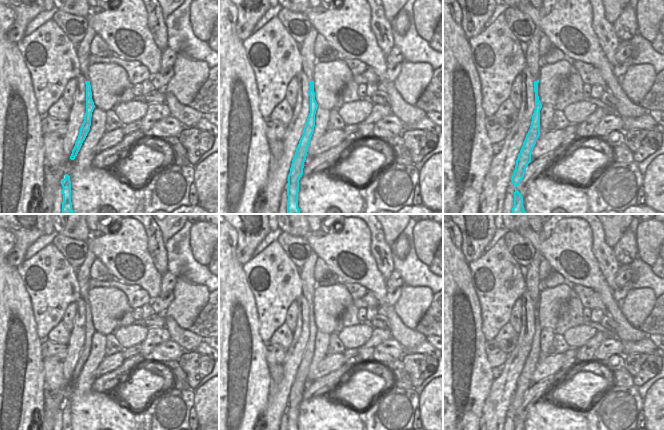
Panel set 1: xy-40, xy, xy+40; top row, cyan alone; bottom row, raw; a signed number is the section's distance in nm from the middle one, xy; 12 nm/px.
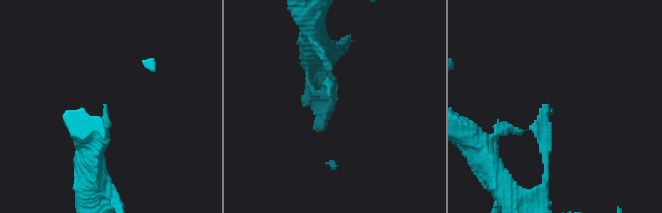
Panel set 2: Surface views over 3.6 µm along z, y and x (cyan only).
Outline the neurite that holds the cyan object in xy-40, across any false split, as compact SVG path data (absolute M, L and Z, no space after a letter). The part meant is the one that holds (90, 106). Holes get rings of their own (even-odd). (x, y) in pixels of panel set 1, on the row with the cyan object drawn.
M85 81L85 84L86 84L86 113L84 115L84 121L80 128L80 133L78 135L78 138L75 142L75 146L72 150L72 154L70 156L71 160L74 160L75 157L77 156L77 154L82 146L82 143L85 140L85 138L90 130L92 112L95 108L94 102L92 100L90 81Z

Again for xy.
M309 81L310 89L308 94L310 96L310 113L304 127L303 135L296 148L295 156L292 160L290 173L288 175L287 186L287 214L301 214L298 208L298 192L299 180L303 175L304 162L306 160L308 146L315 127L315 114L318 104L315 100L314 81Z

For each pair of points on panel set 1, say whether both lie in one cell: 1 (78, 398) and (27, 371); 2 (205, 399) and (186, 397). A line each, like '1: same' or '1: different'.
1: different
2: different

